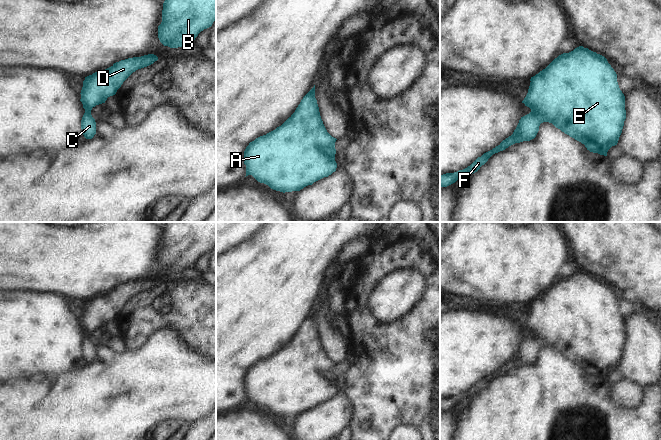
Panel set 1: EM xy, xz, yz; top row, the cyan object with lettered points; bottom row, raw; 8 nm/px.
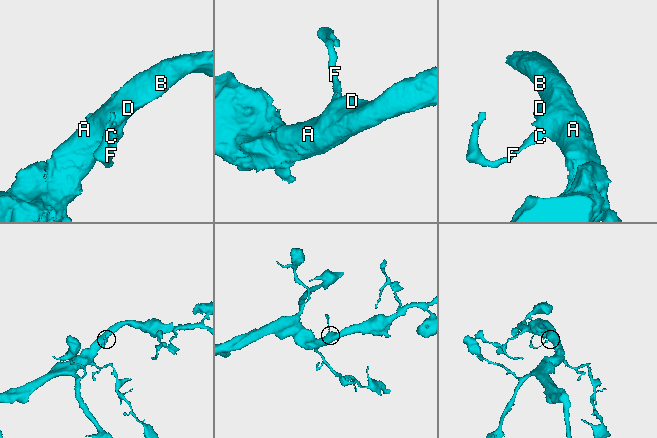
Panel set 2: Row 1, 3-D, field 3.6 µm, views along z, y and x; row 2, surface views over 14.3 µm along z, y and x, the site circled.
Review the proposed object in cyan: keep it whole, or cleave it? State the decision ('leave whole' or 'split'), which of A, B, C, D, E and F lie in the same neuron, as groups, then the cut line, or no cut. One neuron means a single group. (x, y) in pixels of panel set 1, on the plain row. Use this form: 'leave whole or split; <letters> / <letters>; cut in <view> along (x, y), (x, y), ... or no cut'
leave whole; A B C D E F; no cut

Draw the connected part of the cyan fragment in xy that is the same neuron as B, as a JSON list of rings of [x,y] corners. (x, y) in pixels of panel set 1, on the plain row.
[[[166,222],[158,262],[164,270],[178,272],[195,264],[198,258],[216,244],[216,222]]]

